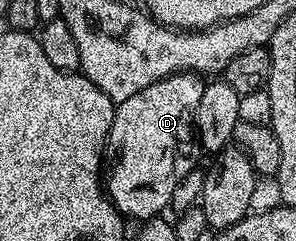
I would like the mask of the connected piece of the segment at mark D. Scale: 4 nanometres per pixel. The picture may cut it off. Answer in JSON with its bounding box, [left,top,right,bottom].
[104,72,204,222]

